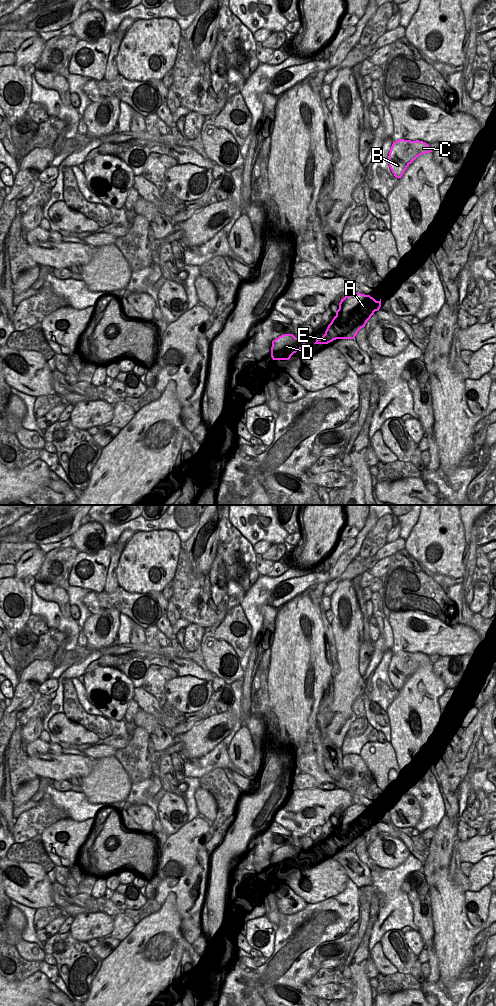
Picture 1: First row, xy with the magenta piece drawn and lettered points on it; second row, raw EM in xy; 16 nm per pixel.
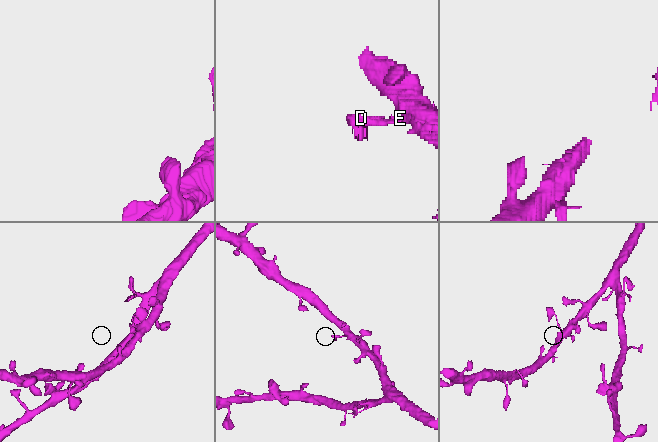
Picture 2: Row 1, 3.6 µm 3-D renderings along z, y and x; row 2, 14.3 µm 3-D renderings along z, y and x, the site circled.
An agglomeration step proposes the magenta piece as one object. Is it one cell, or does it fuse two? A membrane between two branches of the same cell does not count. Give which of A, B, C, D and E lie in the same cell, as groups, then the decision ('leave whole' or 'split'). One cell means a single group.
A B C D E | leave whole

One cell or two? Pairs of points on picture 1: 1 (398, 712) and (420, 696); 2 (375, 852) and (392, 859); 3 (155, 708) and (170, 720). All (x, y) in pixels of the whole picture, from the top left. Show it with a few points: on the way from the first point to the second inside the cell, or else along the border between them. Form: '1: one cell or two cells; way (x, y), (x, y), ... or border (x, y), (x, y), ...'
1: one cell; way (403, 712), (415, 701)
2: one cell; way (379, 852), (388, 856)
3: two cells; border (162, 707), (159, 722)

